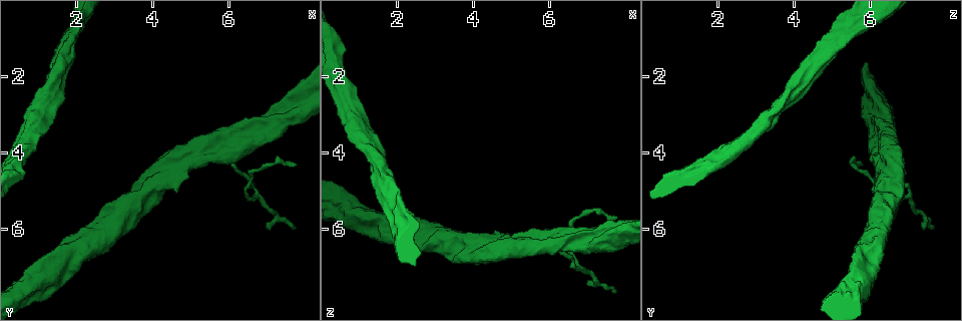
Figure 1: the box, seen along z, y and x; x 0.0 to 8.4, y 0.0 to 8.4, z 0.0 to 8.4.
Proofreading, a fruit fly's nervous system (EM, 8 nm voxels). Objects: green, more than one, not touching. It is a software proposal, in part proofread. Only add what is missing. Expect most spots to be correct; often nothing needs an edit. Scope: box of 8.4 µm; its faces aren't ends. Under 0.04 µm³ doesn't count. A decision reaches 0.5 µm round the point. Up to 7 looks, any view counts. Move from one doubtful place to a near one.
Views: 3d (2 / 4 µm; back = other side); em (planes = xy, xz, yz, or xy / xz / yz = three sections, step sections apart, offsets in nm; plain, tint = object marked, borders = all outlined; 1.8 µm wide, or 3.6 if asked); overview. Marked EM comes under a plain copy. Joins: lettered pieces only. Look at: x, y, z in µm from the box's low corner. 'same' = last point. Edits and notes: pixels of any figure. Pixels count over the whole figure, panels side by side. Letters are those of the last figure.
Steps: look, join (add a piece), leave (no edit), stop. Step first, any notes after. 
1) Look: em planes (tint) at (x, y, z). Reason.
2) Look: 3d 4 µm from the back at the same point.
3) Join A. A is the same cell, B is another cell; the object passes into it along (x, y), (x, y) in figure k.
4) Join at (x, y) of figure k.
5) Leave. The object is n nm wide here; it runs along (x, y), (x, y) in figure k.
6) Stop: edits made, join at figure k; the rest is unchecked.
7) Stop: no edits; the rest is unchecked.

Look: em xz step 4 (tint) at (2.05, 0.70, 5.05). Free end.

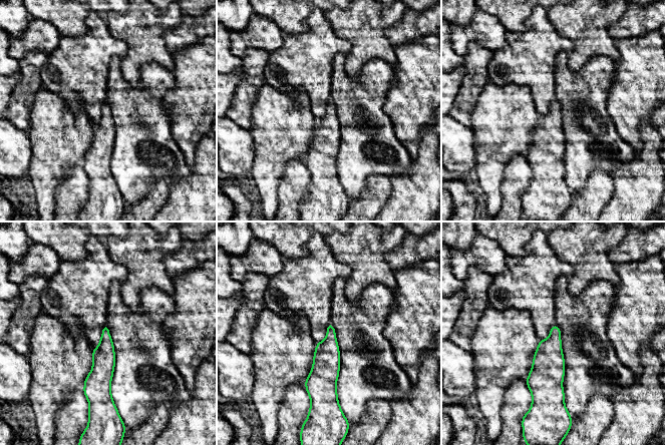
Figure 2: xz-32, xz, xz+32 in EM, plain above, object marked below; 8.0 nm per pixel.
Look: em planes (borders) at the same point. Another direction.

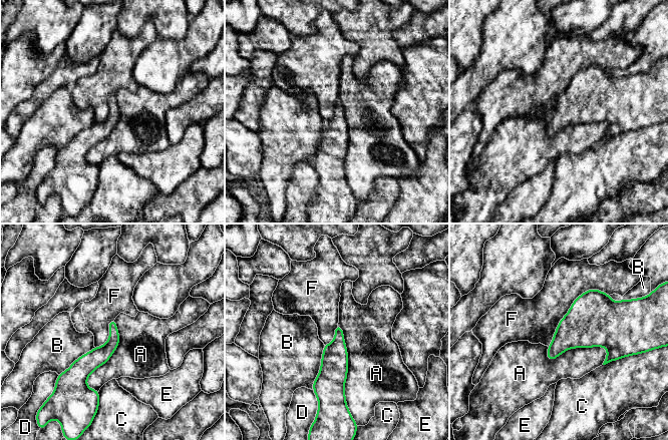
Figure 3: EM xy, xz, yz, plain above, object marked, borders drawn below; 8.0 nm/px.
Leave. A, B, C, D, E and F are other cells; a border runs along (609, 294), (584, 291), (548, 347) in figure 3; no lettered piece goes on from it.

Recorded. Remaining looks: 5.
Look: 3d 4 µm at (0.60, 7.55, 5.65). A fork.

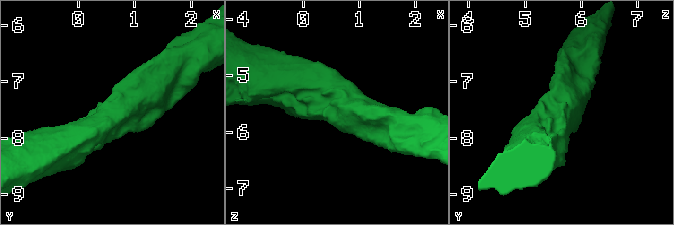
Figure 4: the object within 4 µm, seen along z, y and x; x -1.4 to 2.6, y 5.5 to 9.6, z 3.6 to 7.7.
Look: em xy step 4 (borders) at (0.65, 7.55, 5.65). Shape alone is not enough.

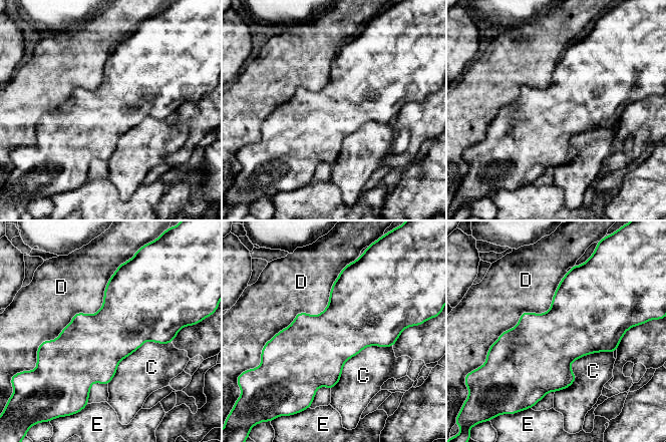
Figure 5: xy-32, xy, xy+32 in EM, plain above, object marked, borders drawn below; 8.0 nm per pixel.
Look: em planes (borders) at the same point.

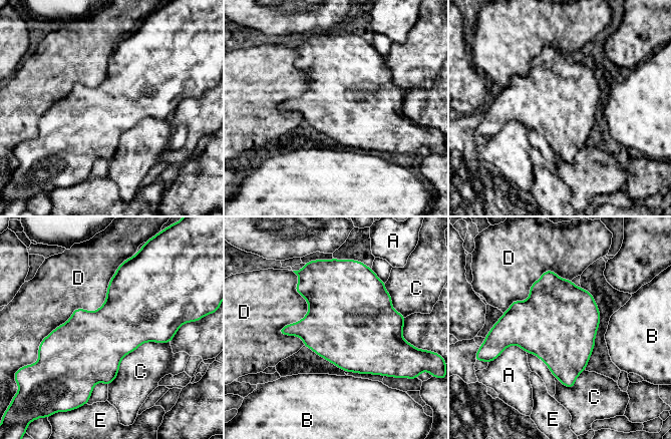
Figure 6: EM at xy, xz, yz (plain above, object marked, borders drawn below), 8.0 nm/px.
Leave. The object is 480 nm wide here; A, B, C, D and E are other cells; a border runs along (124, 261), (96, 310), (42, 340) in figure 6; no lettered piece goes on from it.

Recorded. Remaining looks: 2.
Look: em planes (borders) at (7.70, 4.30, 5.75). End of a long branch.

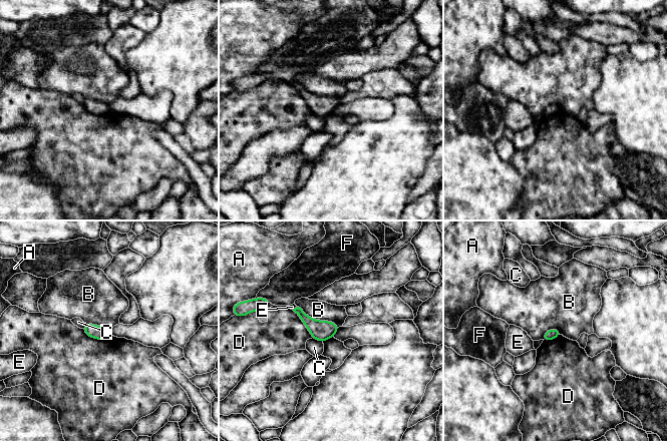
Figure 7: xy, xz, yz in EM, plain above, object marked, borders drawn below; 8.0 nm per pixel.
Leave. A, B, C, D, E and F are other cells; a border runs along (82, 329), (96, 339), (110, 335) in figure 7; no lettered piece goes on from it.

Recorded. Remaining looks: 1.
Stop: no edits; the rest is unchecked.

